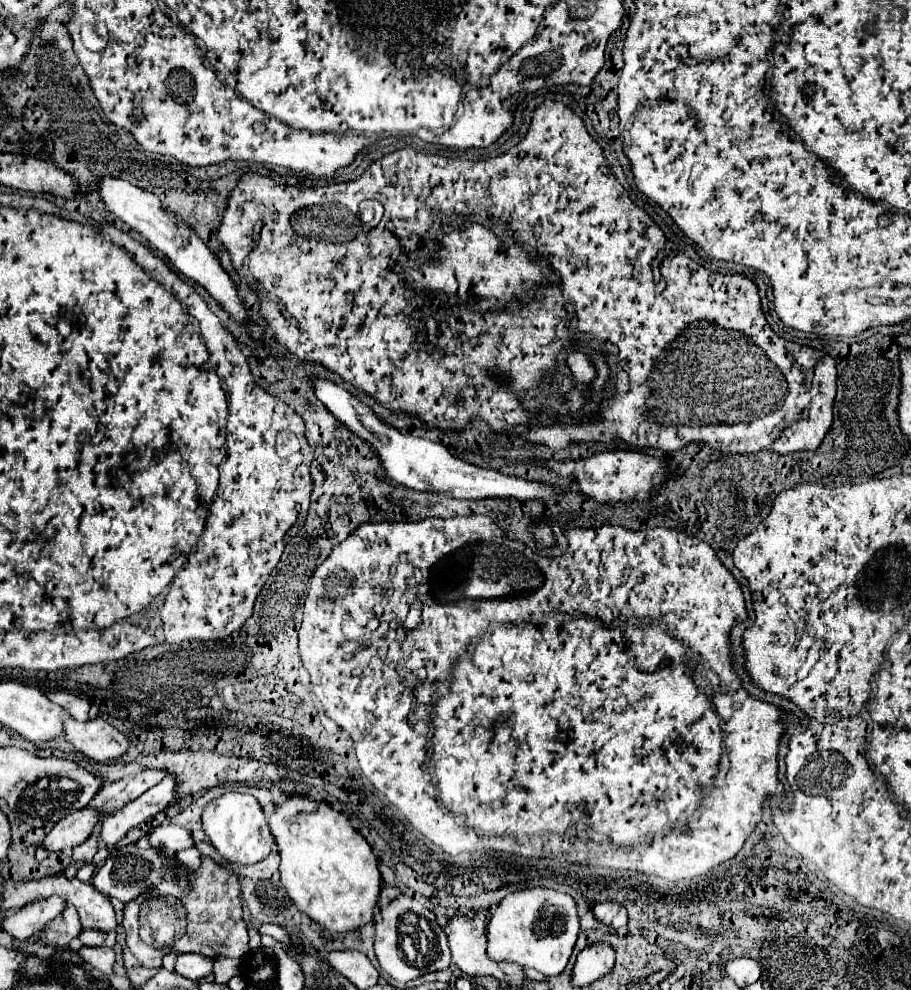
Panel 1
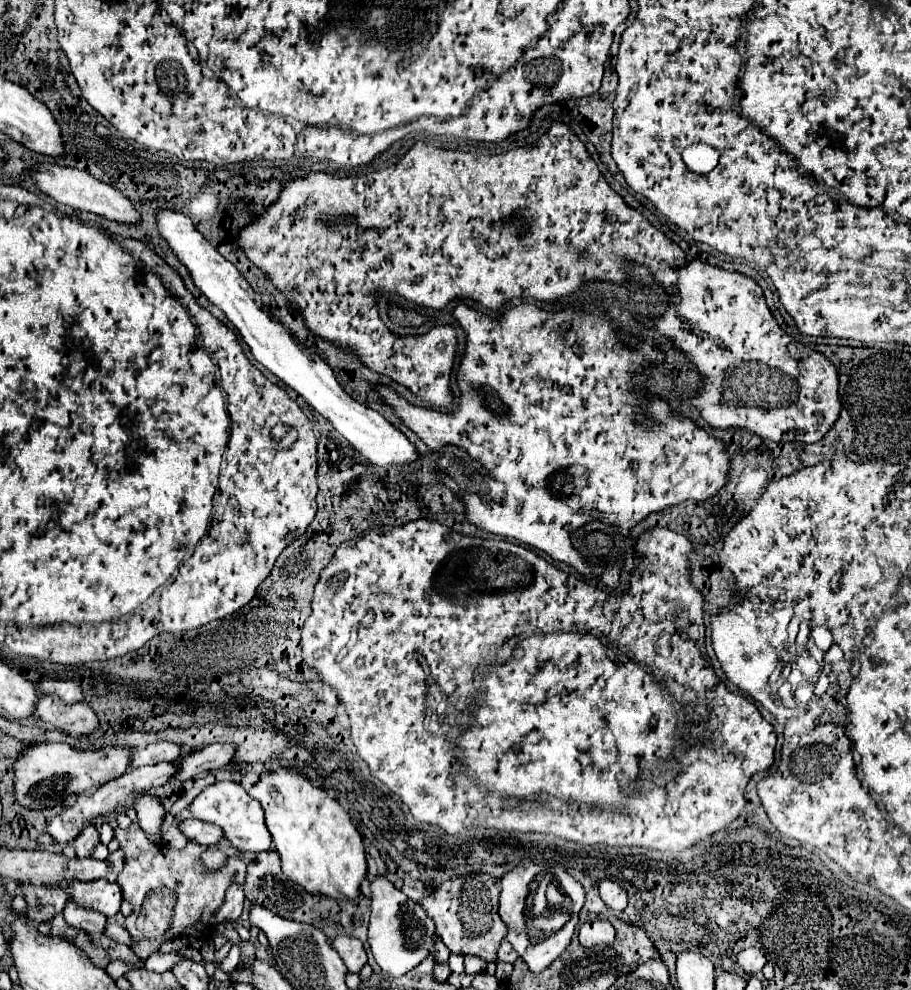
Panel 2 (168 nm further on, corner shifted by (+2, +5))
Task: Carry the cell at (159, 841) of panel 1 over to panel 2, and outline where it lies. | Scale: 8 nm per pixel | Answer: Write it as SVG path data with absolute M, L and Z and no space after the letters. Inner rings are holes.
M196 818L186 820L180 828L188 840L202 844L202 846L218 846L224 840L222 828L208 824L208 822L202 822L202 820L196 820Z

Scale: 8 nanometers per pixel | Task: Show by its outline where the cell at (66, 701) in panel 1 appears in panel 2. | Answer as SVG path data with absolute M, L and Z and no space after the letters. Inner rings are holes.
M42 680L40 686L42 686L44 692L58 694L68 704L74 704L74 702L84 698L80 686L76 682L70 682L70 680Z

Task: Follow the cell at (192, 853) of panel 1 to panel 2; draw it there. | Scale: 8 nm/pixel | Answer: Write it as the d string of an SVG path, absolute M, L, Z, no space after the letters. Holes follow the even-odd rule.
M182 810L182 812L176 814L176 816L170 816L168 828L164 828L164 834L160 836L160 840L162 840L166 846L172 846L172 848L184 848L184 846L188 844L188 838L182 834L180 822L182 822L182 820L188 820L188 818L190 818L190 812L188 812L188 810Z

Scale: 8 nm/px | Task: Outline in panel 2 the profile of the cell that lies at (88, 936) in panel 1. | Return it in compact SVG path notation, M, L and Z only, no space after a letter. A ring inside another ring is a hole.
M68 898L66 902L66 908L64 908L64 918L70 926L74 928L82 928L84 932L88 932L90 936L98 936L104 932L106 928L106 916L102 916L100 912L96 910L90 910L90 908L84 908L80 904L76 904L72 898Z

